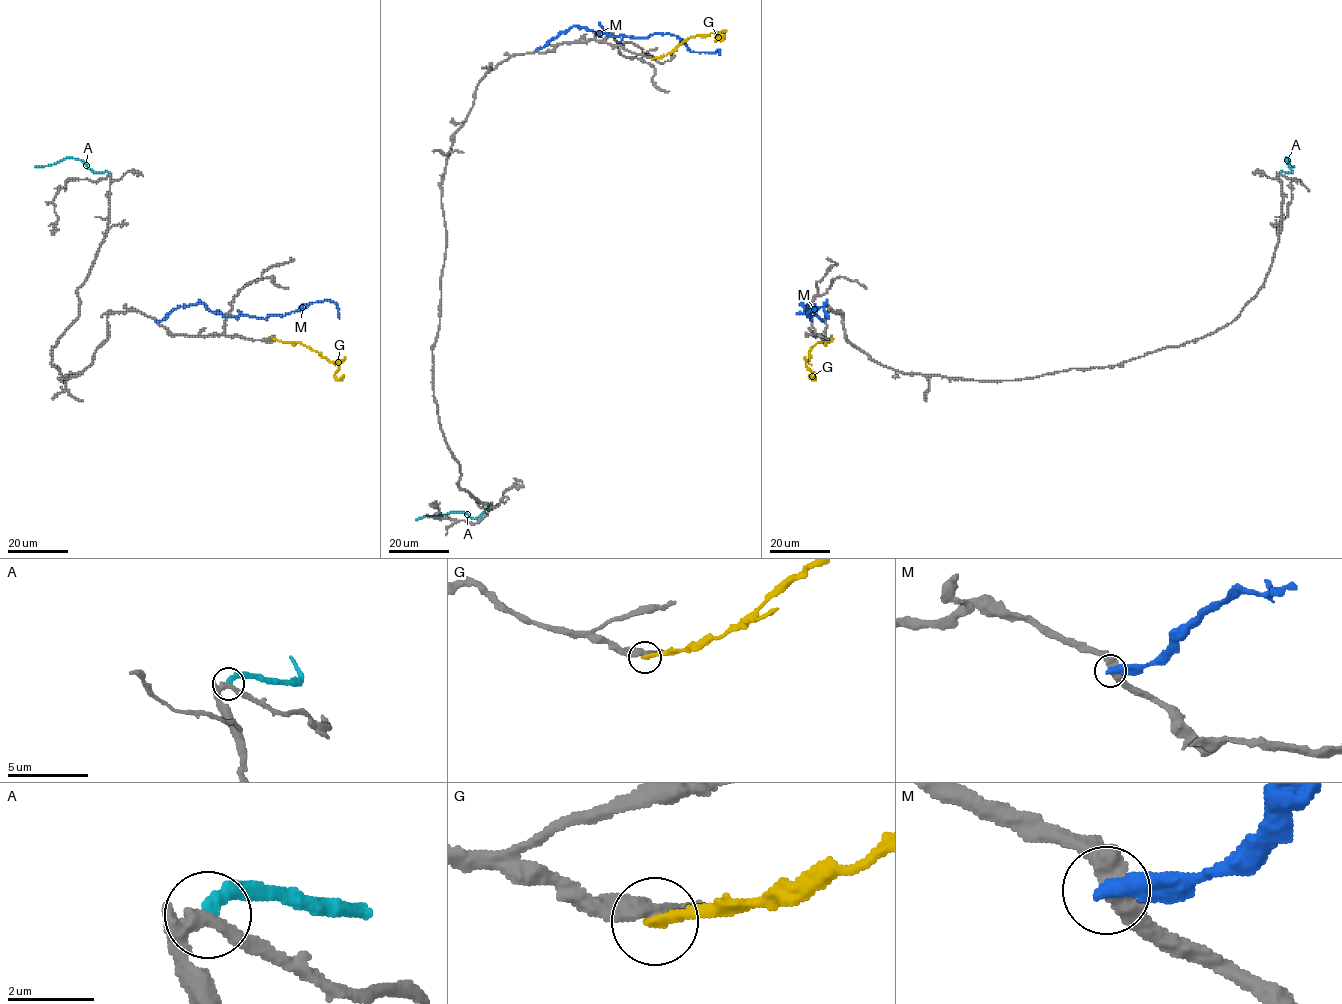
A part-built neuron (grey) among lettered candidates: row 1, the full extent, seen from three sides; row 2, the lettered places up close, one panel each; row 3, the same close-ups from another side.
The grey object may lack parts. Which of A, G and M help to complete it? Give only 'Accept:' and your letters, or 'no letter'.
Accept: no letter

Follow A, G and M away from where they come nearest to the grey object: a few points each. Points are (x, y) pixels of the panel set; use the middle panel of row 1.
A: (489, 505), (474, 518), (463, 512), (453, 512), (415, 520)
G: (651, 58), (665, 55), (690, 37), (719, 31), (715, 40), (725, 36)
M: (536, 50), (573, 26), (615, 36), (675, 35), (690, 52), (714, 53), (718, 50), (720, 55)

